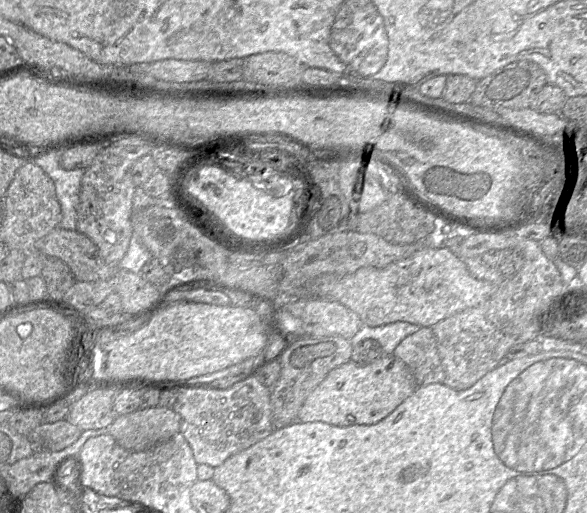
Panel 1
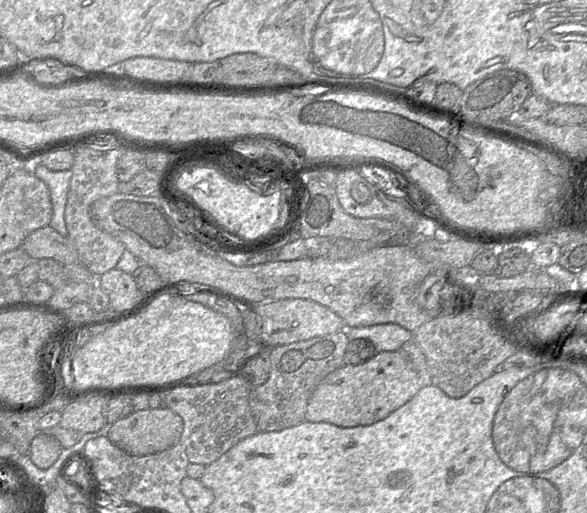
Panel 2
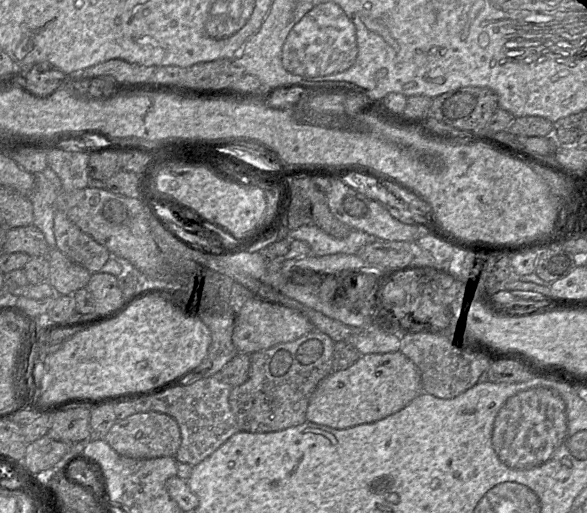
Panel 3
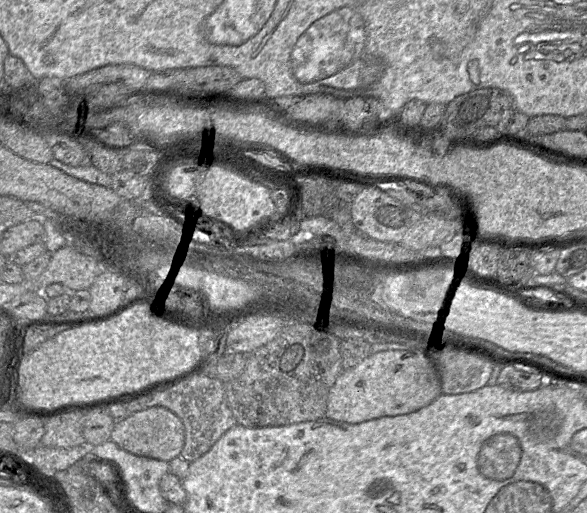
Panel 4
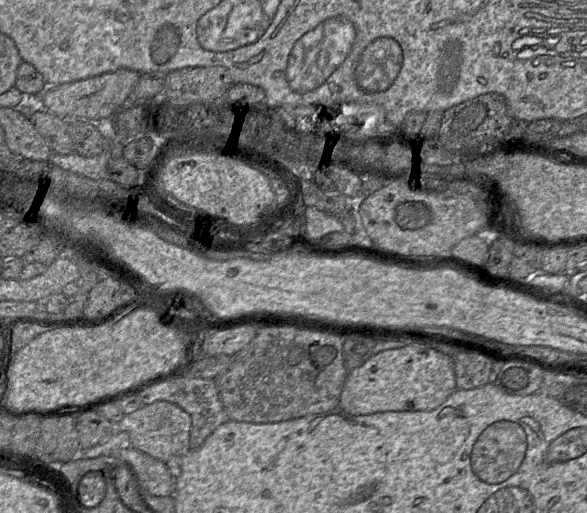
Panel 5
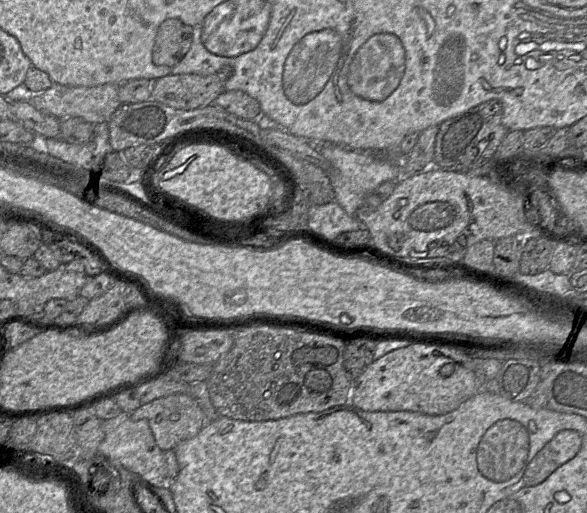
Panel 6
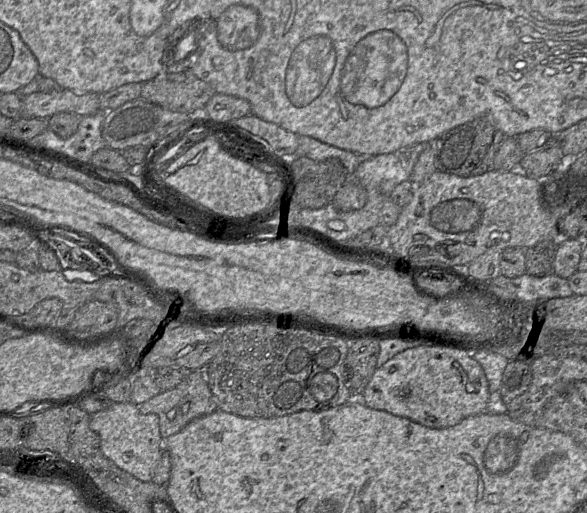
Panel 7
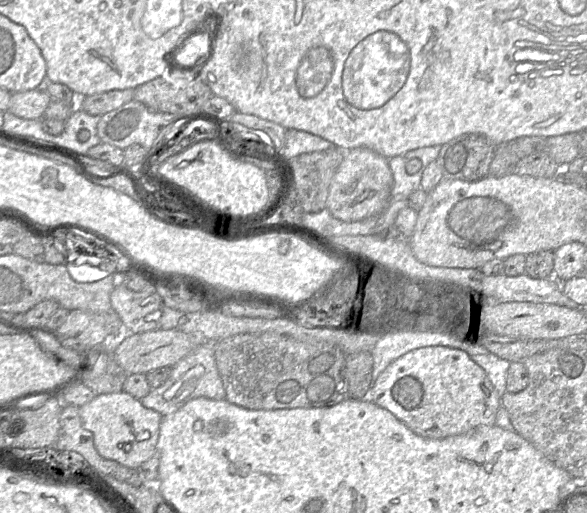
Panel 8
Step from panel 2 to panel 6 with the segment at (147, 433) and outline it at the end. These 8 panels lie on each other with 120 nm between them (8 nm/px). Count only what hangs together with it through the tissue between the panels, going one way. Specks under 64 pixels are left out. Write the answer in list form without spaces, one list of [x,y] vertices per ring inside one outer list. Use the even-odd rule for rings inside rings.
[[[172,394],[155,399],[130,413],[133,421],[147,420],[162,451],[172,450],[182,441],[195,437],[205,425],[205,415],[198,403],[186,394]]]

